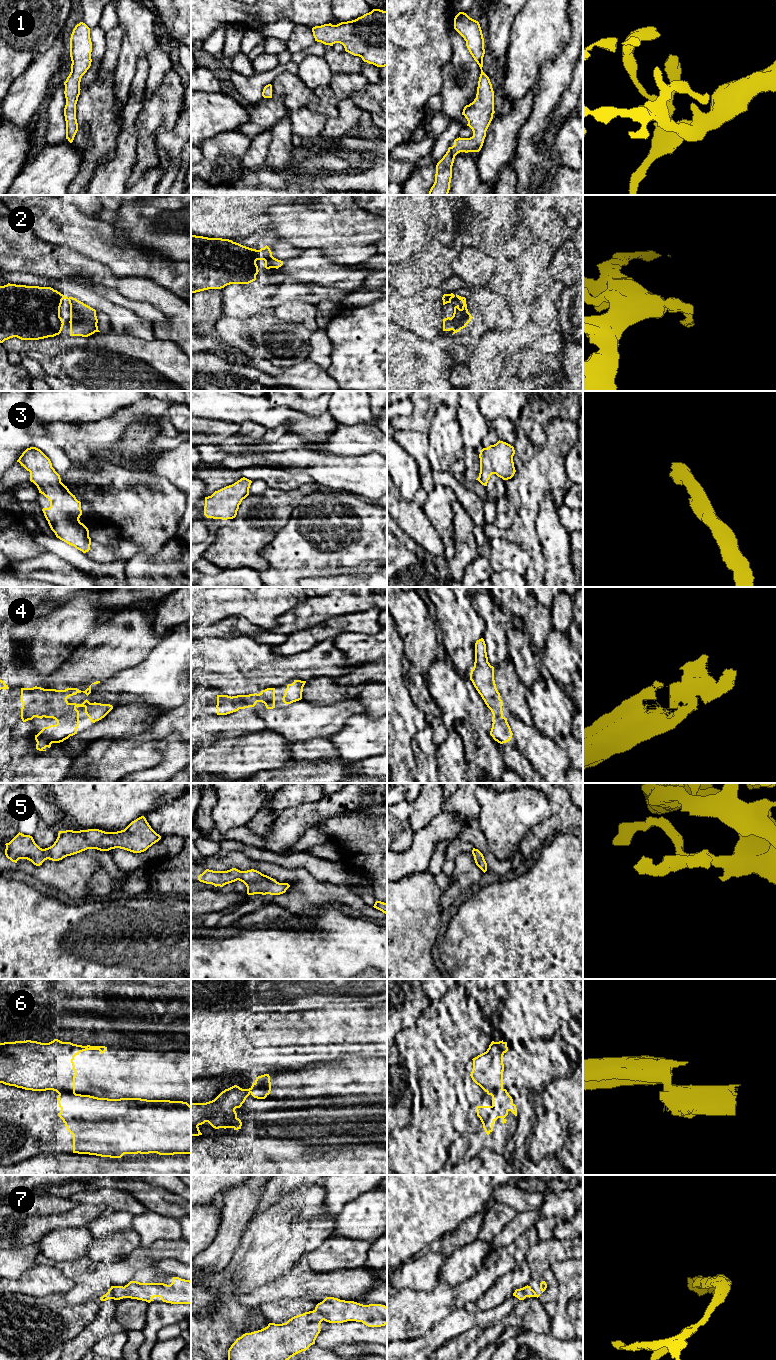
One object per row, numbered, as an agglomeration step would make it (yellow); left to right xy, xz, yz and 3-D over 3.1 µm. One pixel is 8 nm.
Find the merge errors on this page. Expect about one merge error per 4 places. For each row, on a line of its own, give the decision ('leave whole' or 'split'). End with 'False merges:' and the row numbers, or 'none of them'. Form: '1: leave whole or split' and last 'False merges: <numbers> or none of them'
1: leave whole
2: leave whole
3: leave whole
4: leave whole
5: leave whole
6: split
7: leave whole
False merges: 6

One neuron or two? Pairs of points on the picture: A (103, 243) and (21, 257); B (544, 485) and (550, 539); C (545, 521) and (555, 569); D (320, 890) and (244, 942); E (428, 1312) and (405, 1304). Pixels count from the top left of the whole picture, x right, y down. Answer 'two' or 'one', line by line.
A: two
B: two
C: one
D: two
E: one

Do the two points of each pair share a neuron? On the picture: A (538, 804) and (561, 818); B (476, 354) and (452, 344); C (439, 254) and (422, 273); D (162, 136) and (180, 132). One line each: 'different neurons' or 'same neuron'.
A: different neurons
B: different neurons
C: same neuron
D: same neuron

